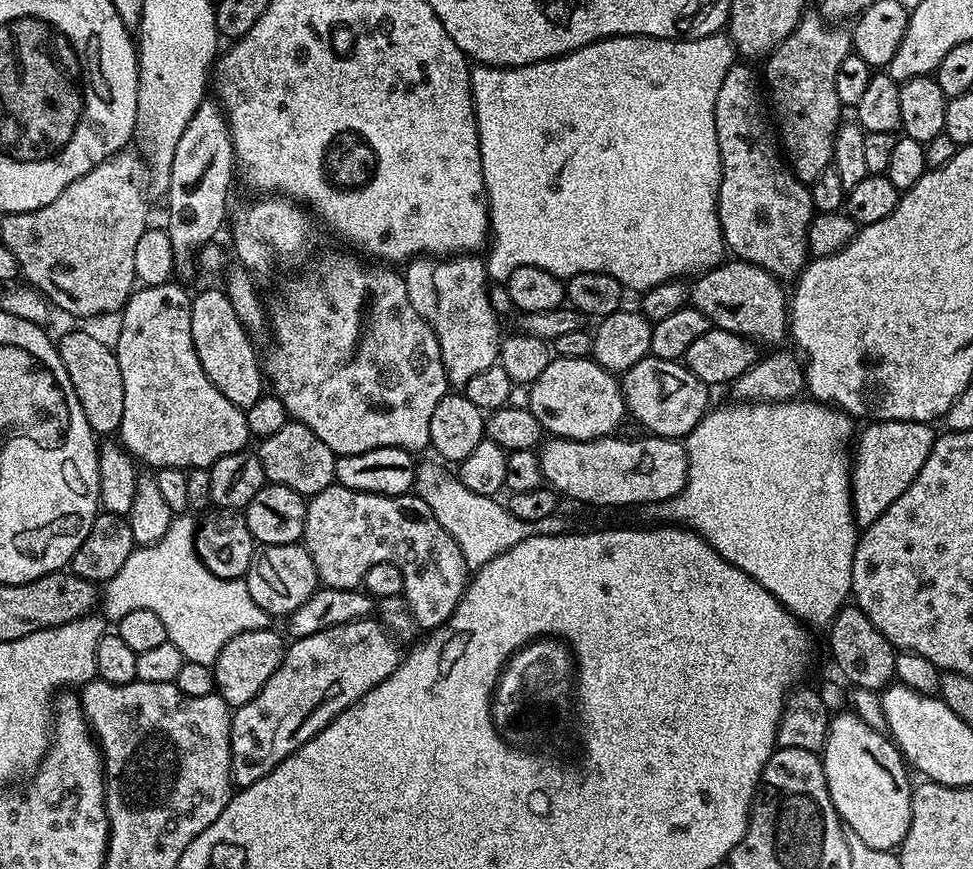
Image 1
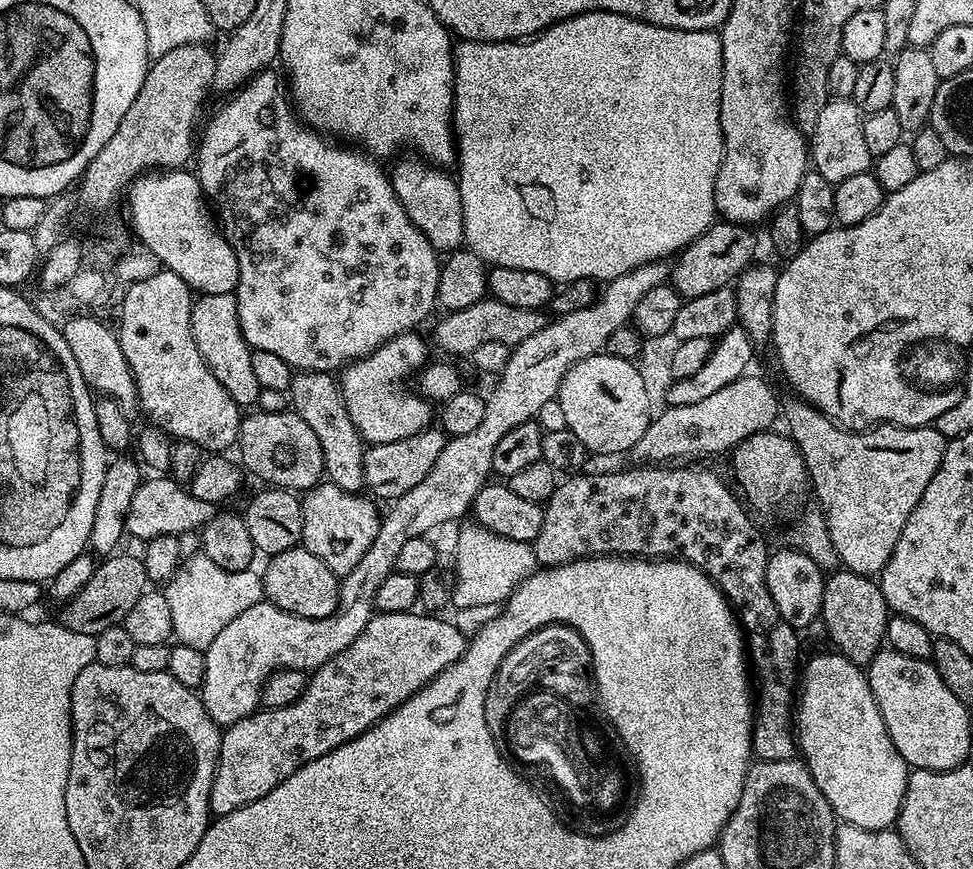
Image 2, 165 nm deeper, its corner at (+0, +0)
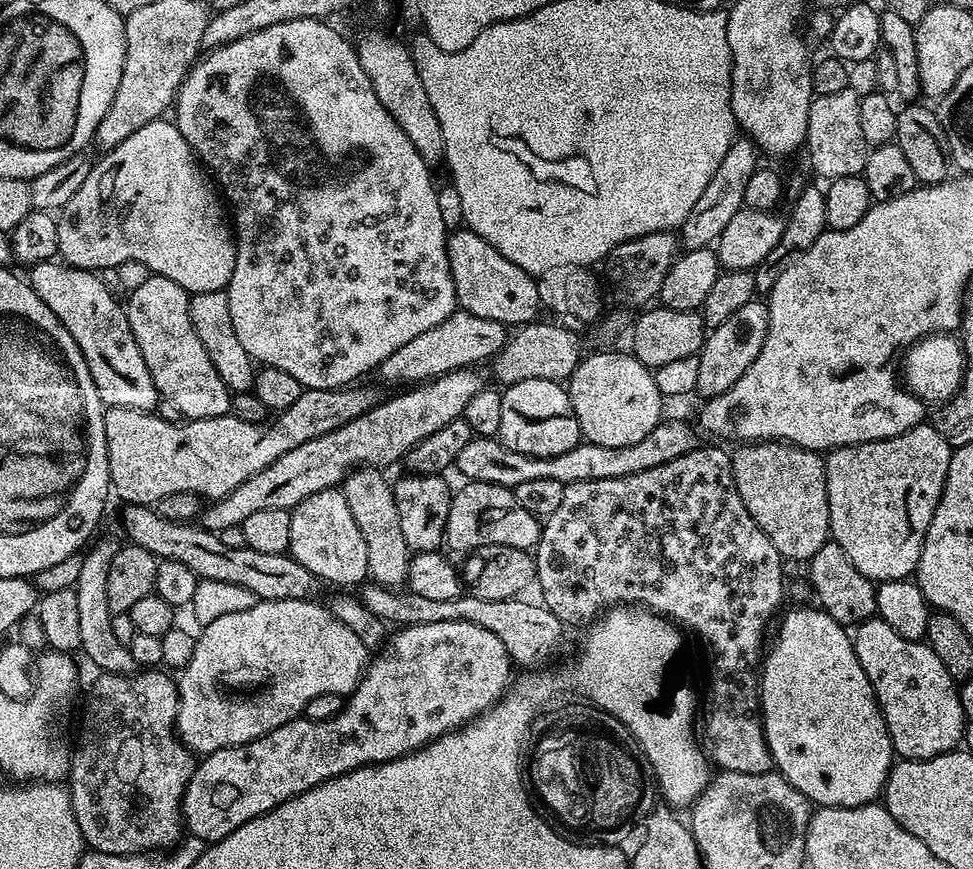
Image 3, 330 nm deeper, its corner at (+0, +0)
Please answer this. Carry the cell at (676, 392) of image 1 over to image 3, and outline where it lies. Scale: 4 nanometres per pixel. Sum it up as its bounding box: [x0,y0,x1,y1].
[696,298,768,397]

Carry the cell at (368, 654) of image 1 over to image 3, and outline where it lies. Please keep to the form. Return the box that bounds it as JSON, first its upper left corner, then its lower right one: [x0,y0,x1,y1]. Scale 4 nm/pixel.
[182,622,514,842]

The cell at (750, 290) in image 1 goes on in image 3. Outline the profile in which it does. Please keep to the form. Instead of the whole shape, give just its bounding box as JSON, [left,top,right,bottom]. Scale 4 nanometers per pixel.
[824,422,953,582]

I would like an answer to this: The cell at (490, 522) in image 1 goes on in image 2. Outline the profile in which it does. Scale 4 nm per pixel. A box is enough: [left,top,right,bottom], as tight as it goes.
[451,522,537,610]

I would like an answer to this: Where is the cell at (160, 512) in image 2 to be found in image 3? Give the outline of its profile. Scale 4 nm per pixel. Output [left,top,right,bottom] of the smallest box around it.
[198,367,486,534]

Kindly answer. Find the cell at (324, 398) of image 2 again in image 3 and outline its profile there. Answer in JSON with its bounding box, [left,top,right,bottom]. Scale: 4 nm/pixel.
[342,466,410,589]

